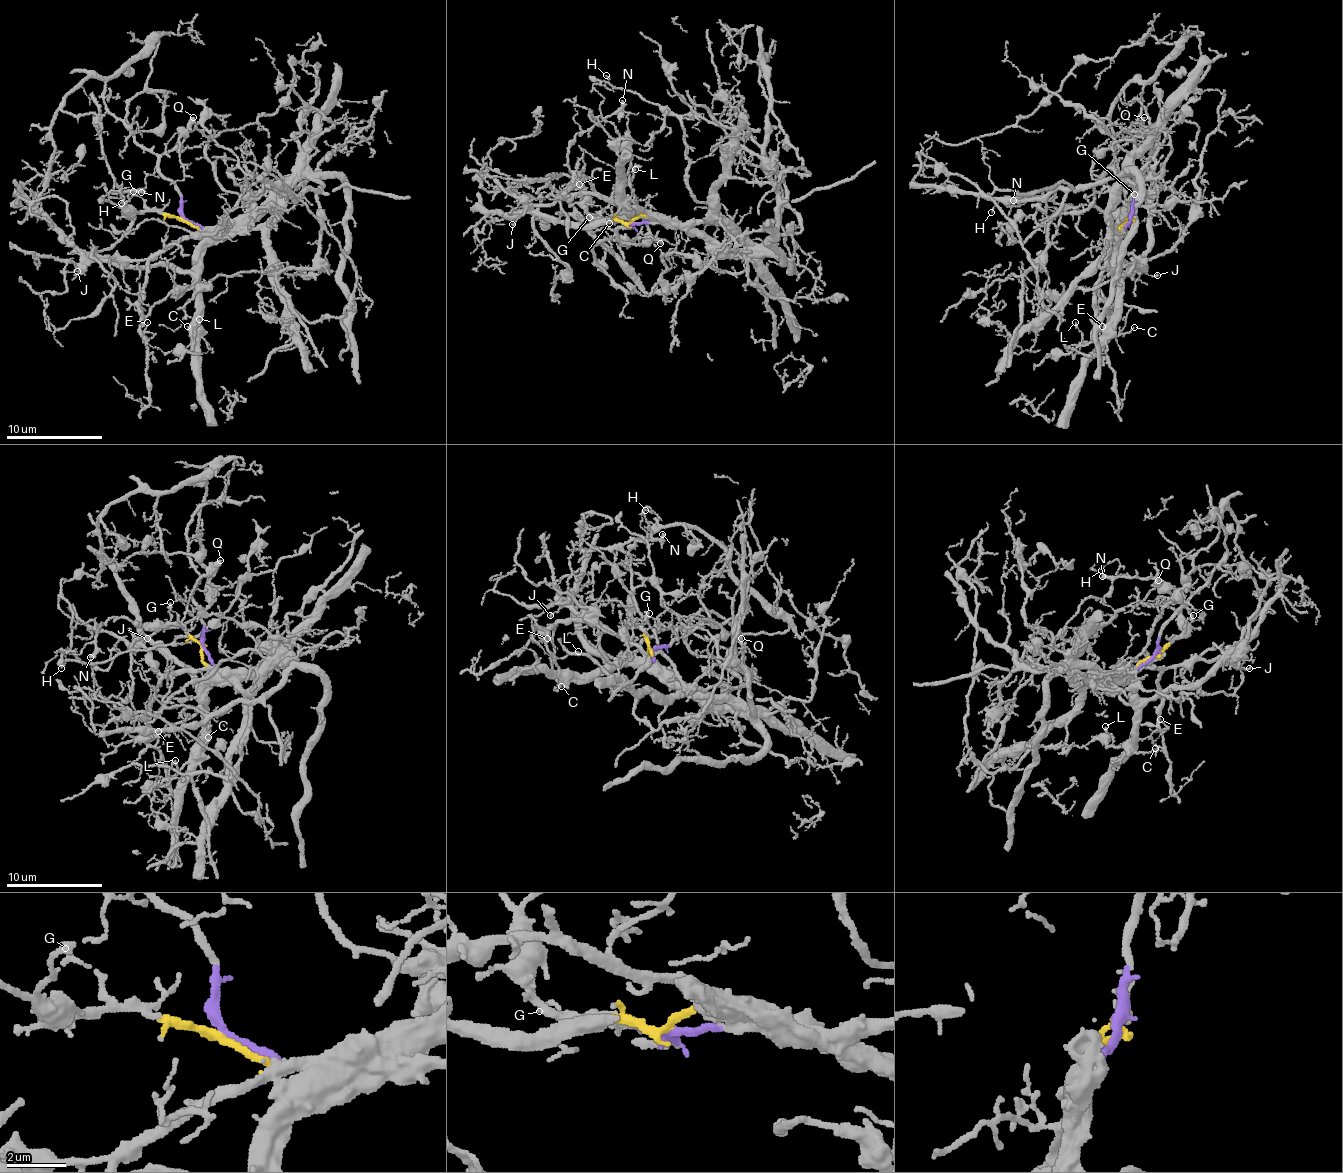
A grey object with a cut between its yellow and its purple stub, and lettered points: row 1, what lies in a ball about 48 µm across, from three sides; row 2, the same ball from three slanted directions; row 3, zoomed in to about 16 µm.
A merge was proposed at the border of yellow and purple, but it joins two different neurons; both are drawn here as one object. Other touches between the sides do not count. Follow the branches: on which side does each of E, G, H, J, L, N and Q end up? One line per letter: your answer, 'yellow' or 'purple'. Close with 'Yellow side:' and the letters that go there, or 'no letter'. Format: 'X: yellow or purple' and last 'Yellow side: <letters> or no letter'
E: yellow
G: yellow
H: yellow
J: yellow
L: yellow
N: yellow
Q: purple
Yellow side: E, G, H, J, L, N

